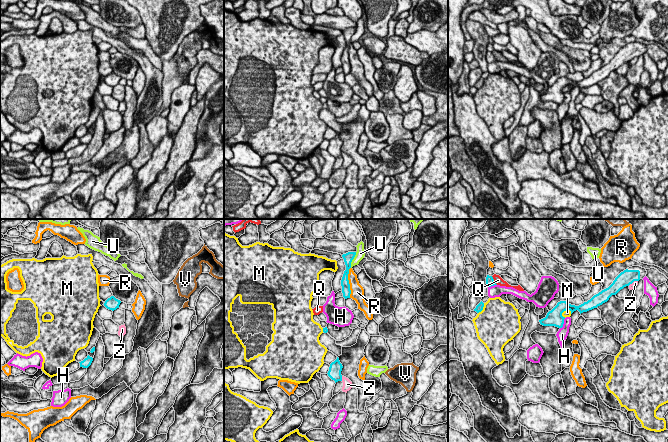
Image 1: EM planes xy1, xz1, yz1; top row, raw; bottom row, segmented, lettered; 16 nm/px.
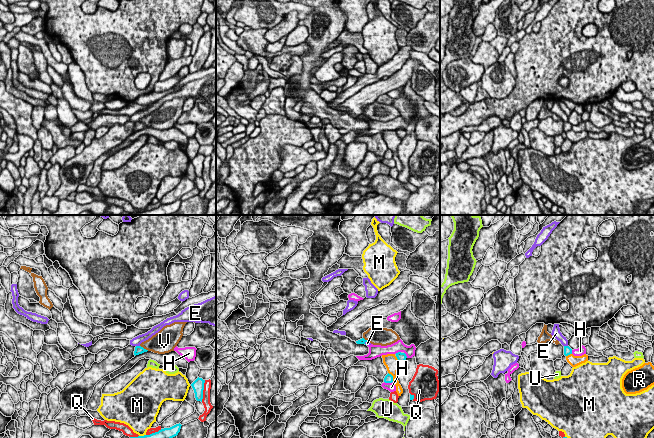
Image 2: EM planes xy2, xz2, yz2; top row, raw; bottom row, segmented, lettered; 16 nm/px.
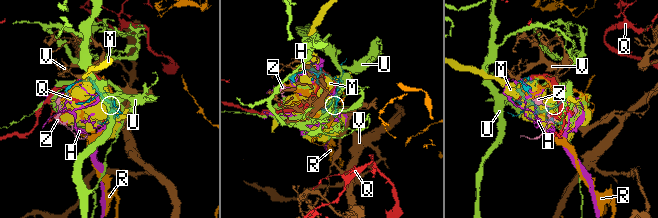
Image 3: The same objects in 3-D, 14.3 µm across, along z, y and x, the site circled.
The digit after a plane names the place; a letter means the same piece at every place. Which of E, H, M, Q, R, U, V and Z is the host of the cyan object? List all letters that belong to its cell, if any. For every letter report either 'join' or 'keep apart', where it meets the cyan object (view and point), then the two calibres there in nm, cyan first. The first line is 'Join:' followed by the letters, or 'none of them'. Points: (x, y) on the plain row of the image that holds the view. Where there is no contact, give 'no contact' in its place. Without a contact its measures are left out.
Join: none of them
E: keep apart | xy2 (138, 122) | 130/140 nm
H: keep apart | yz1 (563, 99) | 260/170 nm
M: keep apart | yz1 (482, 84) | 120/480 nm
Q: keep apart | yz1 (493, 56) | 130/130 nm
R: keep apart | xz1 (348, 58) | 140/220 nm
U: keep apart | xz1 (352, 35) | 160/140 nm
V: keep apart | xy2 (143, 124) | 130/300 nm
Z: keep apart | xz1 (341, 154) | 200/160 nm

